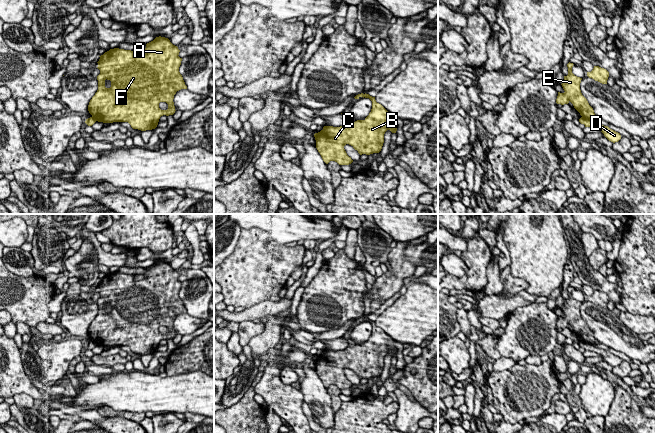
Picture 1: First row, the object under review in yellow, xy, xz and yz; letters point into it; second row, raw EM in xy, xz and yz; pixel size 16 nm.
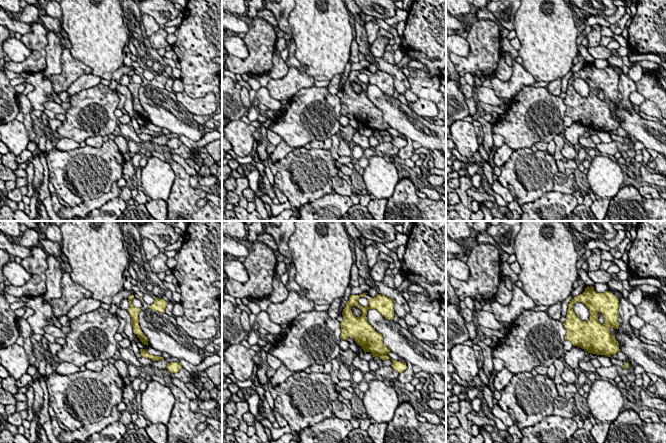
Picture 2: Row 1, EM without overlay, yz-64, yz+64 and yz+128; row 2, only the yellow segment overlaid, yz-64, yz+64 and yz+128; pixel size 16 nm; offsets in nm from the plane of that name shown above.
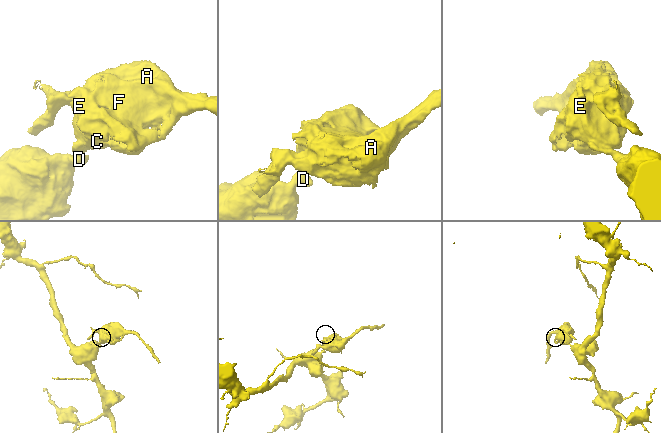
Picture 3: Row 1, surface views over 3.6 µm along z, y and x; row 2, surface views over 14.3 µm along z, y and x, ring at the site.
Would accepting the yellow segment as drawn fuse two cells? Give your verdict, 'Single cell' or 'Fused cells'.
Fused cells

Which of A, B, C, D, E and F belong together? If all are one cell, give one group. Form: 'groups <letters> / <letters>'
groups A B C E F / D

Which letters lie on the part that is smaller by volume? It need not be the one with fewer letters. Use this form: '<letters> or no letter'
A, B, C, E, F

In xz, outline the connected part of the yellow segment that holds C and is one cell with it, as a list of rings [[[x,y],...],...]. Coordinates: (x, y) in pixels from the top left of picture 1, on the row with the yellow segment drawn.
[[[358,94],[354,98],[360,97],[369,98],[372,101],[372,109],[369,115],[364,120],[357,120],[353,123],[347,123],[340,127],[324,126],[323,129],[318,132],[316,137],[316,148],[320,153],[323,161],[328,164],[330,161],[335,161],[339,165],[349,165],[353,162],[344,149],[346,144],[351,145],[360,155],[370,155],[373,153],[379,153],[384,143],[384,134],[387,130],[392,133],[396,133],[397,125],[393,122],[395,116],[388,112],[381,104],[377,103],[375,97],[369,94]]]

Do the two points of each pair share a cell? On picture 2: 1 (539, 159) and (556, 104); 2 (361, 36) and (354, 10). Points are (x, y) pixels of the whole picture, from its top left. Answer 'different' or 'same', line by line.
1: different
2: same

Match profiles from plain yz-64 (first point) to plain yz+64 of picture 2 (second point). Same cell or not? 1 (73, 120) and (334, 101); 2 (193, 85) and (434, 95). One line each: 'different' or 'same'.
1: same
2: same

